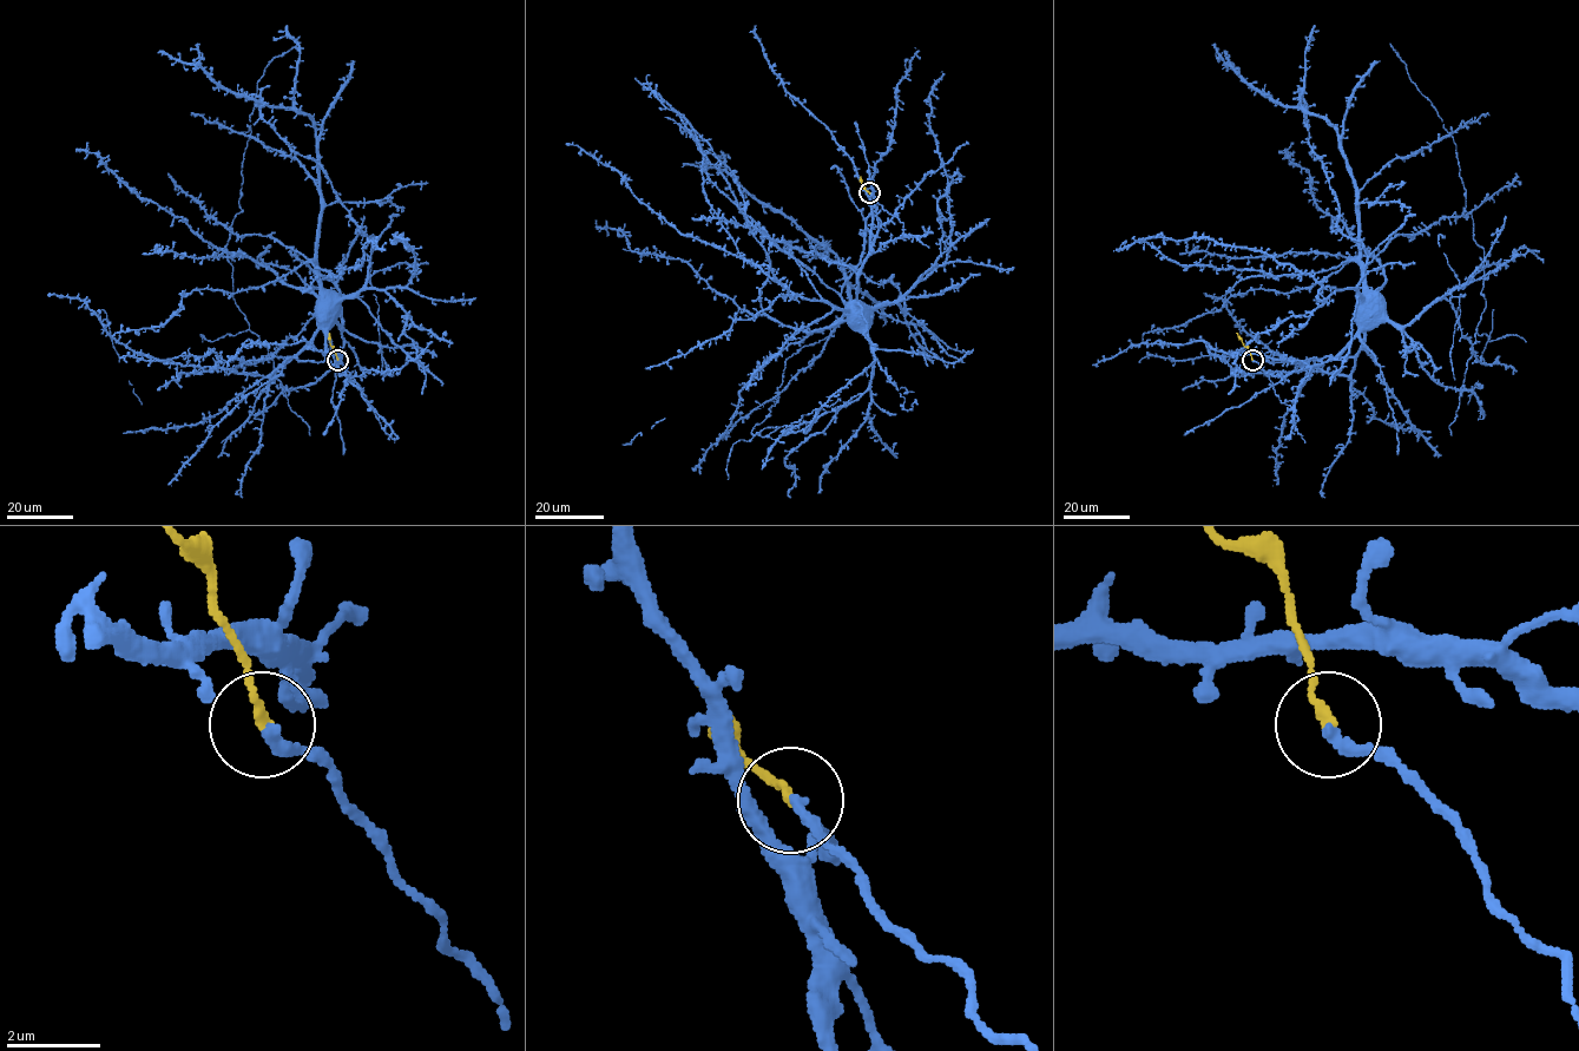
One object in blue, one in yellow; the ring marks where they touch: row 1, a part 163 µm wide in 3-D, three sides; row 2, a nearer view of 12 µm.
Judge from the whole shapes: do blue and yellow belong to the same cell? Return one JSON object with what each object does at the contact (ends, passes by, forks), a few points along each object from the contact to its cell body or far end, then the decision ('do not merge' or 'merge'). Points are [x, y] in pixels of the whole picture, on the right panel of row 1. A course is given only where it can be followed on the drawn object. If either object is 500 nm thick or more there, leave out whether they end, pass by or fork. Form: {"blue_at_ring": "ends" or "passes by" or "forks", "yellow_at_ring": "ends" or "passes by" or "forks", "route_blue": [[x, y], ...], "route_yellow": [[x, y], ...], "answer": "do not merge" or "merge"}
{"blue_at_ring": "ends", "yellow_at_ring": "ends", "route_blue": [[1252, 359], [1269, 376], [1283, 404], [1291, 407], [1297, 386], [1309, 370], [1333, 359], [1353, 339], [1367, 304]], "route_yellow": [[1252, 359], [1236, 333]], "answer": "merge"}

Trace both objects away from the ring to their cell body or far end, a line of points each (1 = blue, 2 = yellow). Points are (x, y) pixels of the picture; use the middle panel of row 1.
1: (869, 192), (903, 224), (903, 234), (873, 253), (859, 276), (857, 302), (868, 313)
2: (869, 192), (860, 176)

